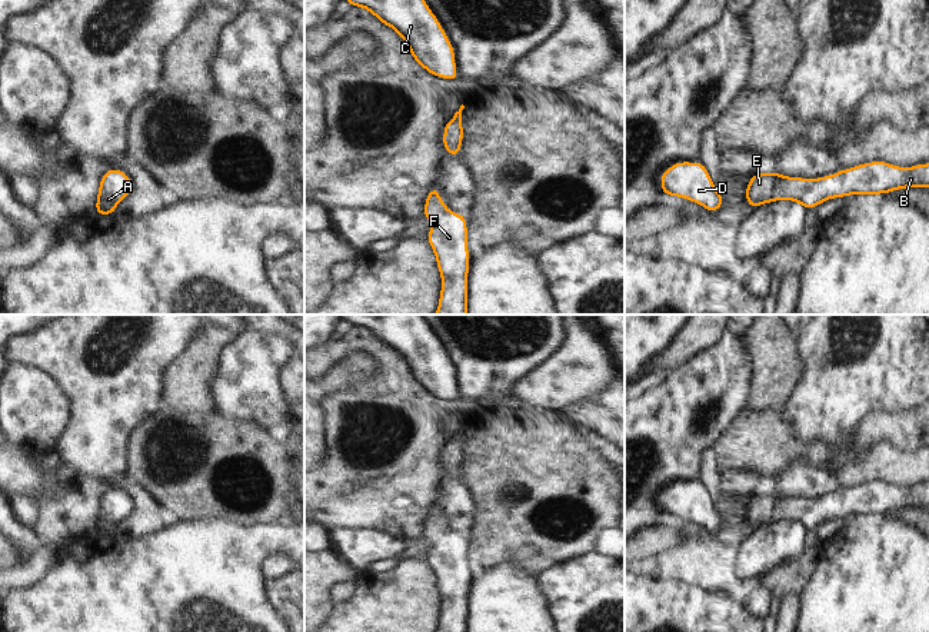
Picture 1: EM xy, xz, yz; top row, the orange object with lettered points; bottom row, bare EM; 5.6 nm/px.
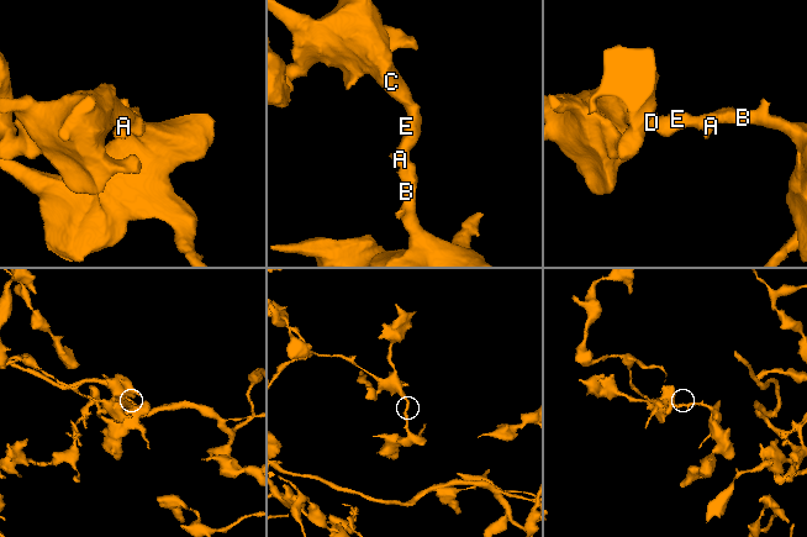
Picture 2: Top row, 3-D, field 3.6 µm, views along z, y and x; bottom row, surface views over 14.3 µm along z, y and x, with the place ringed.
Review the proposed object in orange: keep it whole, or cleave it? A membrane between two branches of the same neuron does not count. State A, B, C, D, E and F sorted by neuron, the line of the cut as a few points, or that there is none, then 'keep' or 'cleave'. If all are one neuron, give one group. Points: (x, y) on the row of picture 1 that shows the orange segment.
A B C D E F; no cut; keep

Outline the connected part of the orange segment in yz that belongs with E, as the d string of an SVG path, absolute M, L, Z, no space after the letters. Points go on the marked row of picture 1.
M875 160L816 179L789 177L778 170L759 172L747 180L745 202L753 210L778 200L796 202L810 210L829 199L850 194L888 194L908 187L929 189L929 163L899 167Z

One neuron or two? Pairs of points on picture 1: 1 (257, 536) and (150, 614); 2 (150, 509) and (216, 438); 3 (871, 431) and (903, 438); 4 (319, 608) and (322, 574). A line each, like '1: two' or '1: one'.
1: one
2: two
3: one
4: one

